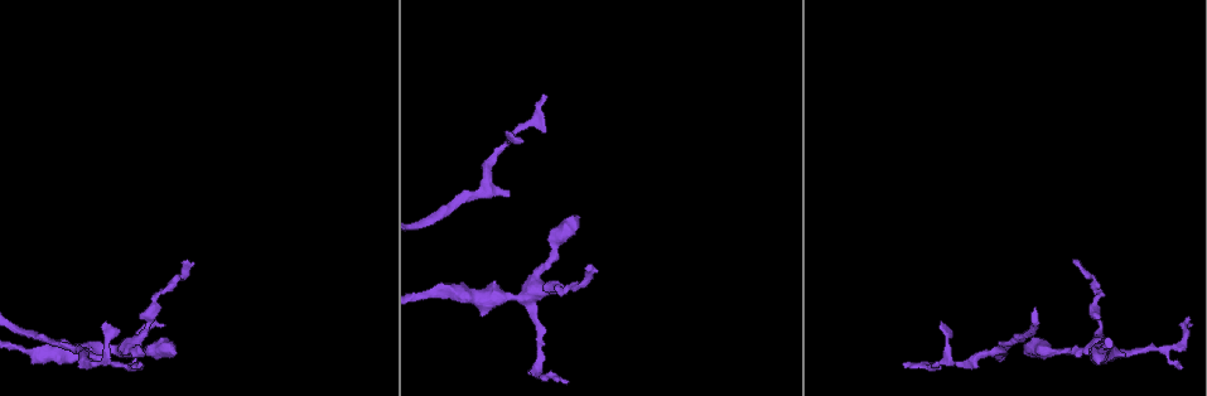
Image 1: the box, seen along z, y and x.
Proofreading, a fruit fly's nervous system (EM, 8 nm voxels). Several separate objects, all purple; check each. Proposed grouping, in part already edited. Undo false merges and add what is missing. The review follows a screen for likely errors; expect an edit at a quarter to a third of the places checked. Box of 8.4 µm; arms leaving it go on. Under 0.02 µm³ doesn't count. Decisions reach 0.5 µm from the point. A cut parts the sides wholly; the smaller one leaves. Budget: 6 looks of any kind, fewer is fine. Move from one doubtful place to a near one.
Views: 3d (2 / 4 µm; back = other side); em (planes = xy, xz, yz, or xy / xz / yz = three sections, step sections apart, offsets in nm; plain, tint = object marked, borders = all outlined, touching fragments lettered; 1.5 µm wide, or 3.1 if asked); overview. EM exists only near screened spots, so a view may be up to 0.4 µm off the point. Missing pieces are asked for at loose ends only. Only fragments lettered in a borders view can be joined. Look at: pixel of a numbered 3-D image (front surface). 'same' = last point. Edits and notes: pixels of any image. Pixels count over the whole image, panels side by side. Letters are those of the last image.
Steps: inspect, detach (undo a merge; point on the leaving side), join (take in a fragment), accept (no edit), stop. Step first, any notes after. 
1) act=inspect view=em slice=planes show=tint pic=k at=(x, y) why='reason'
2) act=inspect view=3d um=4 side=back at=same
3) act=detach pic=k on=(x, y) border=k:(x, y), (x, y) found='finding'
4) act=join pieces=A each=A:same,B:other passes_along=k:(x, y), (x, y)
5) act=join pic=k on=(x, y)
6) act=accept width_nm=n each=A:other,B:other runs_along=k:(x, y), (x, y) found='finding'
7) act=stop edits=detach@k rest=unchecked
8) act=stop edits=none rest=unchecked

act=inspect view=em slice=planes show=tint pic=1 at=(104, 325) why='thin end'

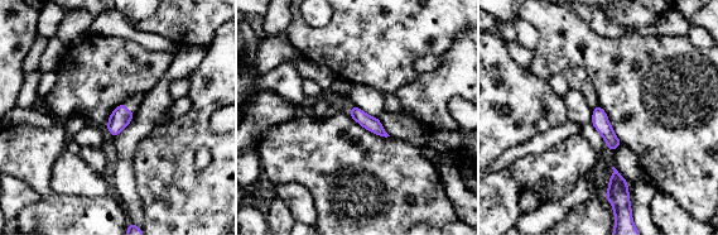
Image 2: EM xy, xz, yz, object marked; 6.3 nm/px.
act=inspect view=em slice=planes show=borders at=same why='see the neighbours'

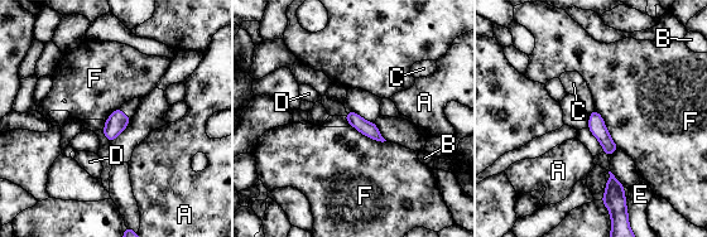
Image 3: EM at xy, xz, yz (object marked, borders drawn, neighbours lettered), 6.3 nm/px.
act=accept each=A:other,B:other,C:other,D:other,E:other,F:other border=3:(595, 109), (619, 148) found='none of them fits'

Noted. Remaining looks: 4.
act=inspect view=em slice=planes show=plain pic=1 at=(174, 352) why='branch stops here'

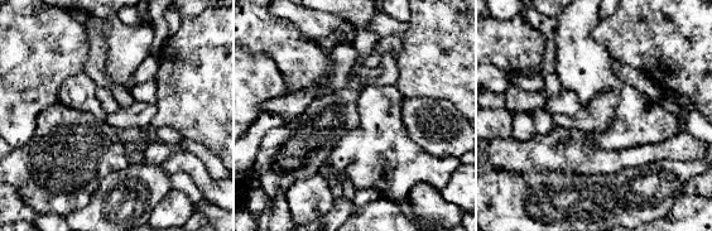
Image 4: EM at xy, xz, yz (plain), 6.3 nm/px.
act=inspect view=em slice=planes show=borders at=same

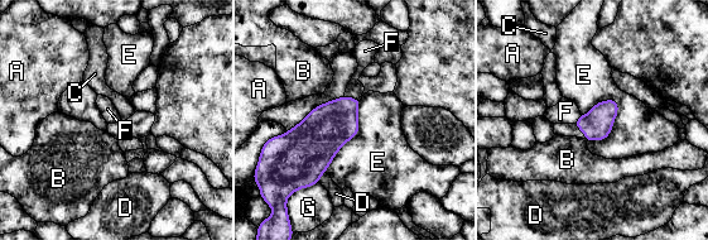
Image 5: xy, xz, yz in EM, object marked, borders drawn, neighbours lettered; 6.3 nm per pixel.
act=accept longest_contact=E:340nm each=A:other,B:other,C:other,D:other,E:other,F:other,G:other border=5:(615, 99), (611, 132), (587, 142) found='none of them fits'

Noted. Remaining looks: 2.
act=stop edits=none rest=unchecked

